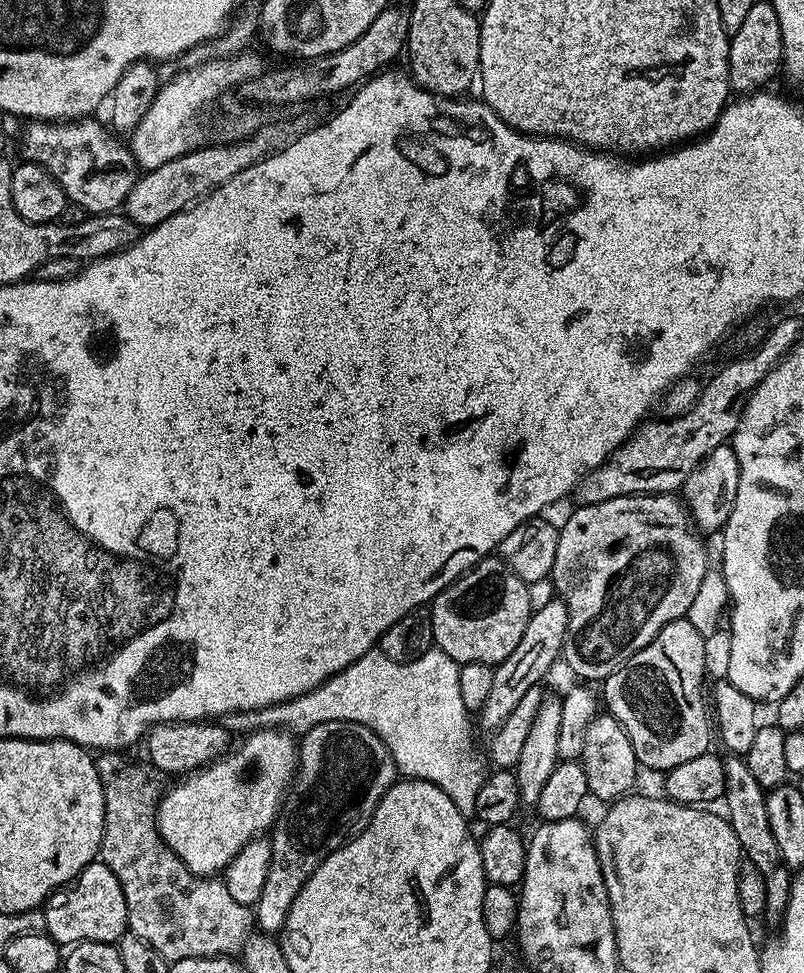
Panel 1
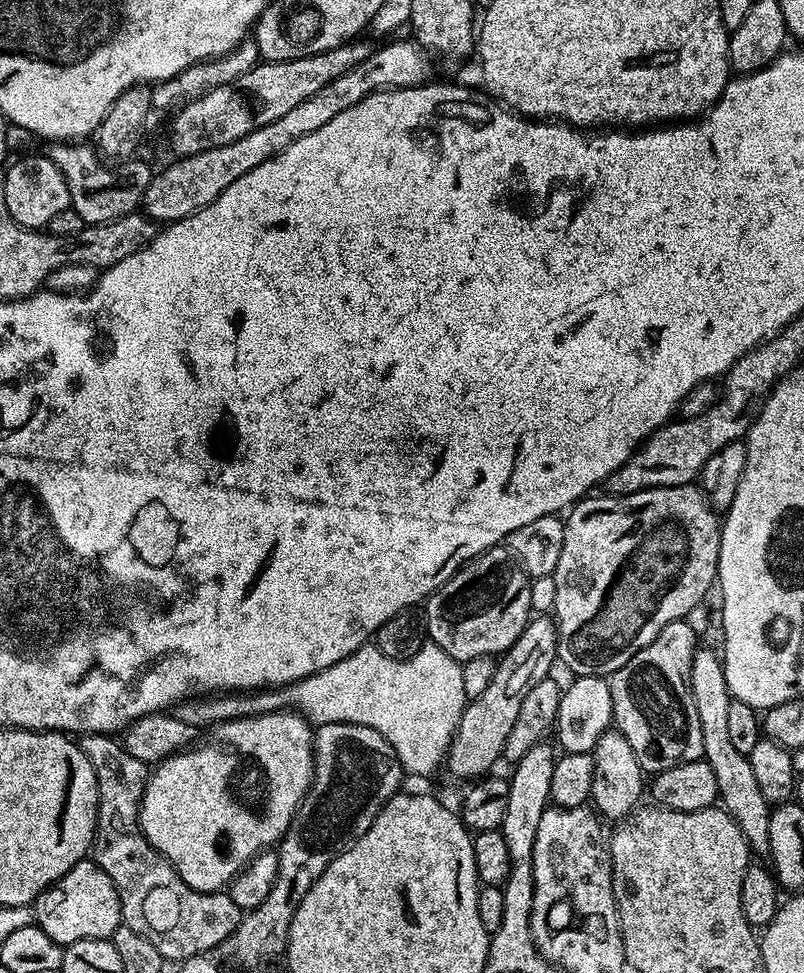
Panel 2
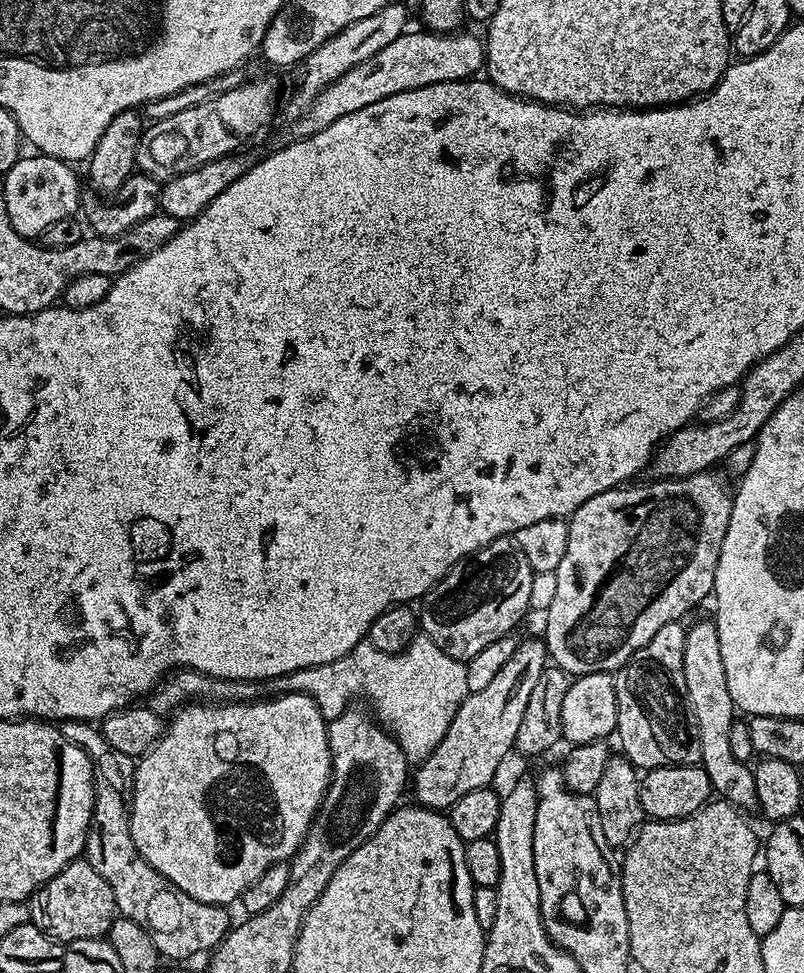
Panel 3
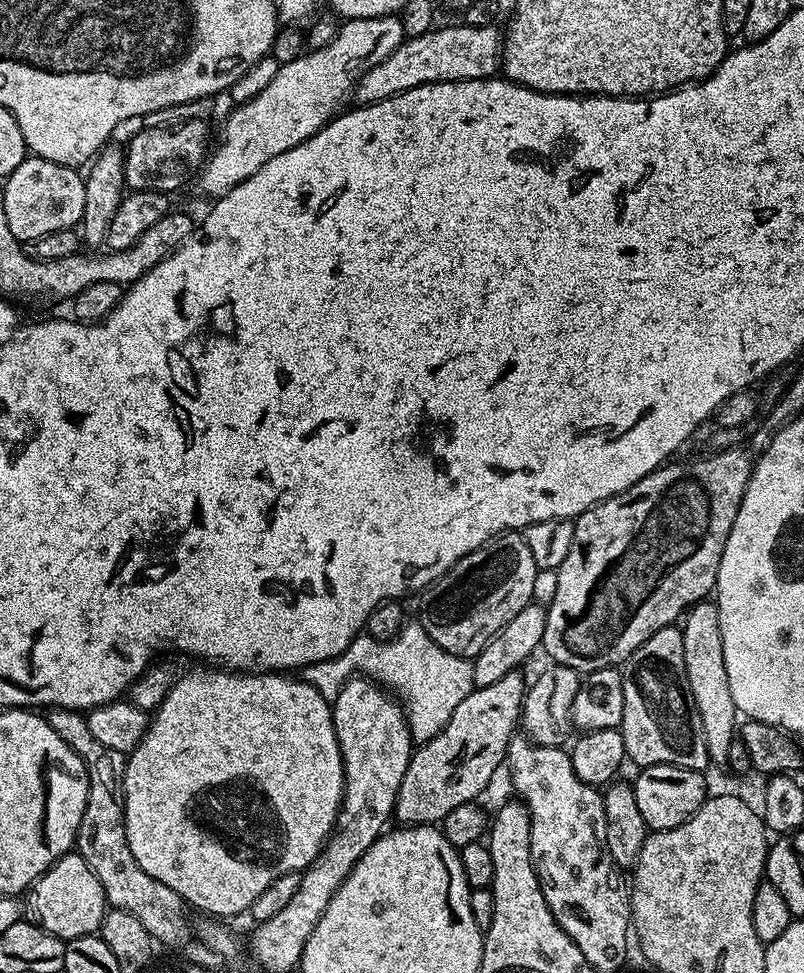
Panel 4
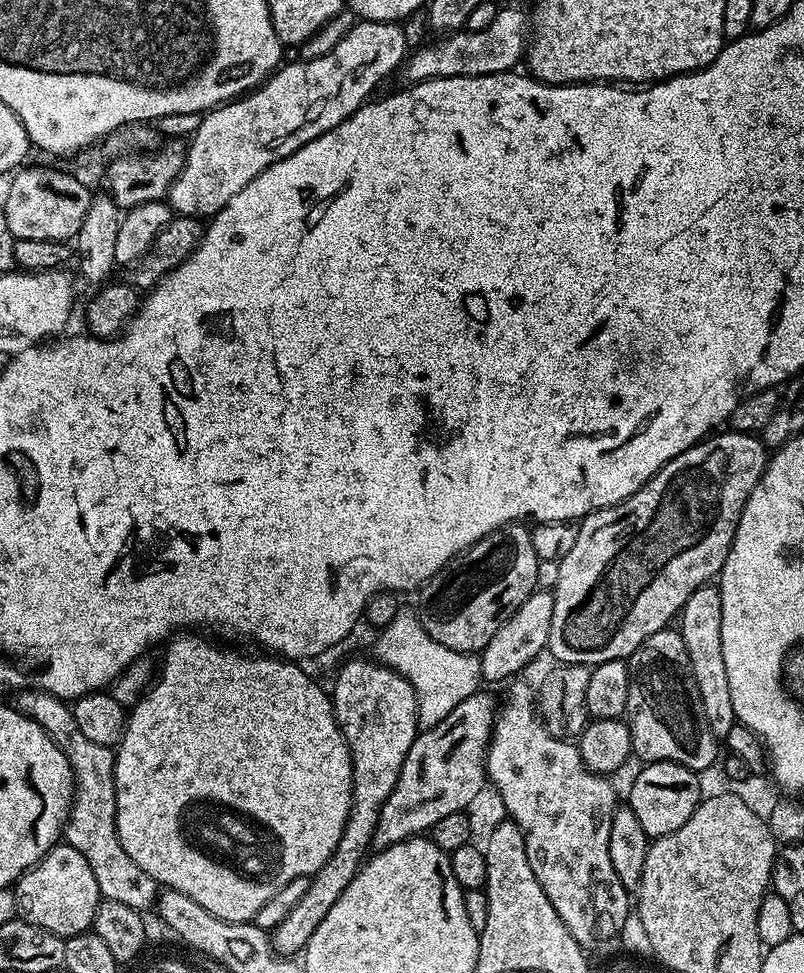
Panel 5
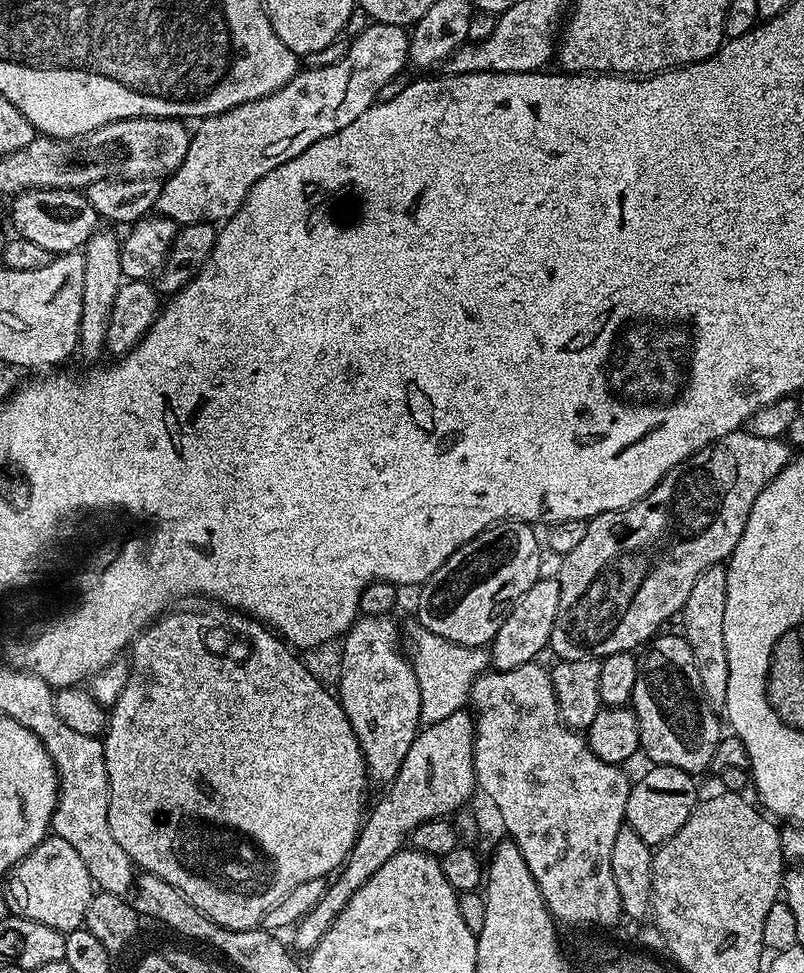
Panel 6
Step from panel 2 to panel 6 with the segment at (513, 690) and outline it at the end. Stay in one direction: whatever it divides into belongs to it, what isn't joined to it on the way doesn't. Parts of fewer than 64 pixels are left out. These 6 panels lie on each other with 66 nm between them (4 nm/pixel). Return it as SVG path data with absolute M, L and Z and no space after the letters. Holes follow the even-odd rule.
M468 710L455 712L450 714L450 718L442 718L442 722L421 727L410 750L406 750L406 758L398 774L385 791L389 792L373 808L371 805L365 815L354 846L339 874L329 883L326 894L322 894L322 902L318 902L318 906L314 906L314 910L310 910L310 914L303 916L291 929L290 944L297 953L307 954L314 946L318 946L322 934L330 930L334 918L342 914L346 902L354 898L358 889L376 873L378 866L385 864L394 853L405 847L406 837L420 824L451 817L455 808L463 809L469 803L478 788L472 745L475 741L476 722L473 713Z

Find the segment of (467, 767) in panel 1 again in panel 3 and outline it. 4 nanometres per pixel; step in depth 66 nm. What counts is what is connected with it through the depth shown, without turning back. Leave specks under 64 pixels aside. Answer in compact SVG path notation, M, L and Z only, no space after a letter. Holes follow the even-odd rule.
M423 634L417 635L411 646L405 652L391 656L374 645L362 642L354 646L342 658L334 658L334 662L326 662L318 666L310 666L302 670L287 672L285 676L275 676L273 680L249 682L246 680L218 680L205 676L202 672L191 670L173 670L148 693L146 707L160 717L175 713L181 705L203 702L205 704L242 704L246 700L263 700L274 696L284 696L288 692L306 694L314 698L318 710L322 710L324 719L329 721L338 718L353 703L355 696L368 700L367 707L371 715L398 742L402 754L410 762L419 762L428 757L442 742L446 730L450 730L450 722L454 722L454 714L458 714L458 706L468 697L466 686L466 663L456 660L450 654L442 651L431 638Z

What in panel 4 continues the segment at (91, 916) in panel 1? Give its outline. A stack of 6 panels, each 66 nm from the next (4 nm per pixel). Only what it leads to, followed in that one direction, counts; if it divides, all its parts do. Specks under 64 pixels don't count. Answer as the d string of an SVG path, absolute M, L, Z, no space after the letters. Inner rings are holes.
M76 850L58 858L58 862L50 866L50 870L38 877L27 893L26 904L31 911L32 908L36 911L35 923L66 942L74 938L97 935L102 926L102 918L110 907L102 890L102 882L98 882L94 870L90 870L90 866Z

